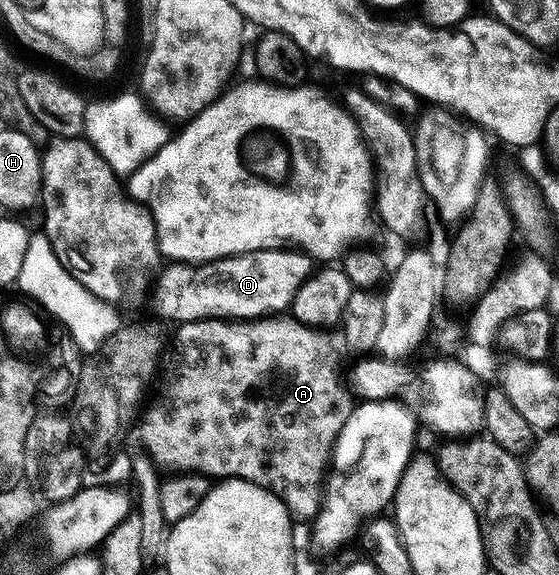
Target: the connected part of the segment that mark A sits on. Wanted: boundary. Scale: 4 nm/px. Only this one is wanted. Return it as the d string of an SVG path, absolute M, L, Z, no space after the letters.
M225 319L182 322L176 328L171 370L137 430L142 448L160 470L202 473L210 479L236 477L280 497L292 518L314 519L323 507L325 474L335 441L352 411L353 397L339 383L334 367L323 361L324 334L294 319L279 320L283 319L243 324Z

